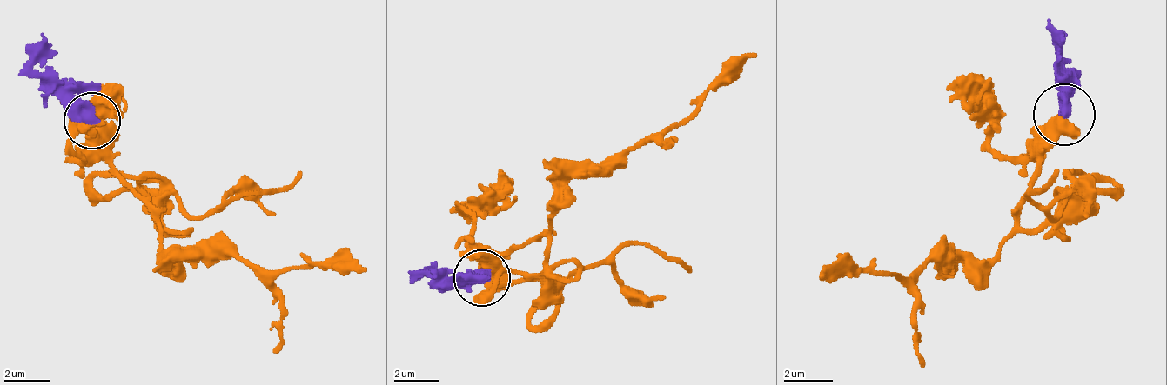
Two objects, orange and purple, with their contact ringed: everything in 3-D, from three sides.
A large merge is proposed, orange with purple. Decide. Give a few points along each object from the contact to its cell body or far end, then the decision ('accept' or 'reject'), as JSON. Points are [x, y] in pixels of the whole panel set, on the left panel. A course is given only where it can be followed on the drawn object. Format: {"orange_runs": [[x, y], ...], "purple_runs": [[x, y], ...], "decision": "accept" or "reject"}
{"orange_runs": [[93, 122], [110, 173], [155, 223], [166, 252], [211, 252], [240, 263], [274, 268], [365, 268]], "purple_runs": [[93, 122], [59, 82], [53, 43], [42, 31]], "decision": "reject"}

